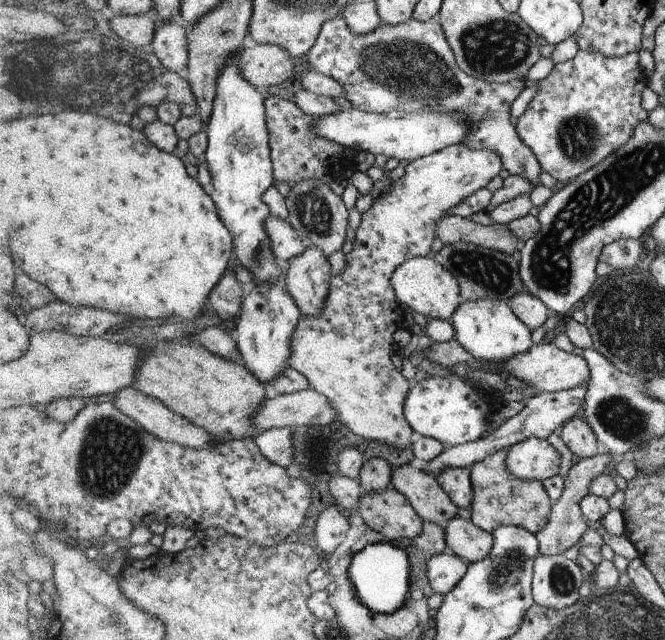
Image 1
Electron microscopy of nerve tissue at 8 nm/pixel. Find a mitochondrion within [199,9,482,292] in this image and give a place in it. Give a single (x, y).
(413, 71)

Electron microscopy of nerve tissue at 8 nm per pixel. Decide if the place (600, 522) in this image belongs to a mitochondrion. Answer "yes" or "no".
no

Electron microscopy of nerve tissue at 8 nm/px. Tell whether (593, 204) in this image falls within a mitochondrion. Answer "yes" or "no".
yes

